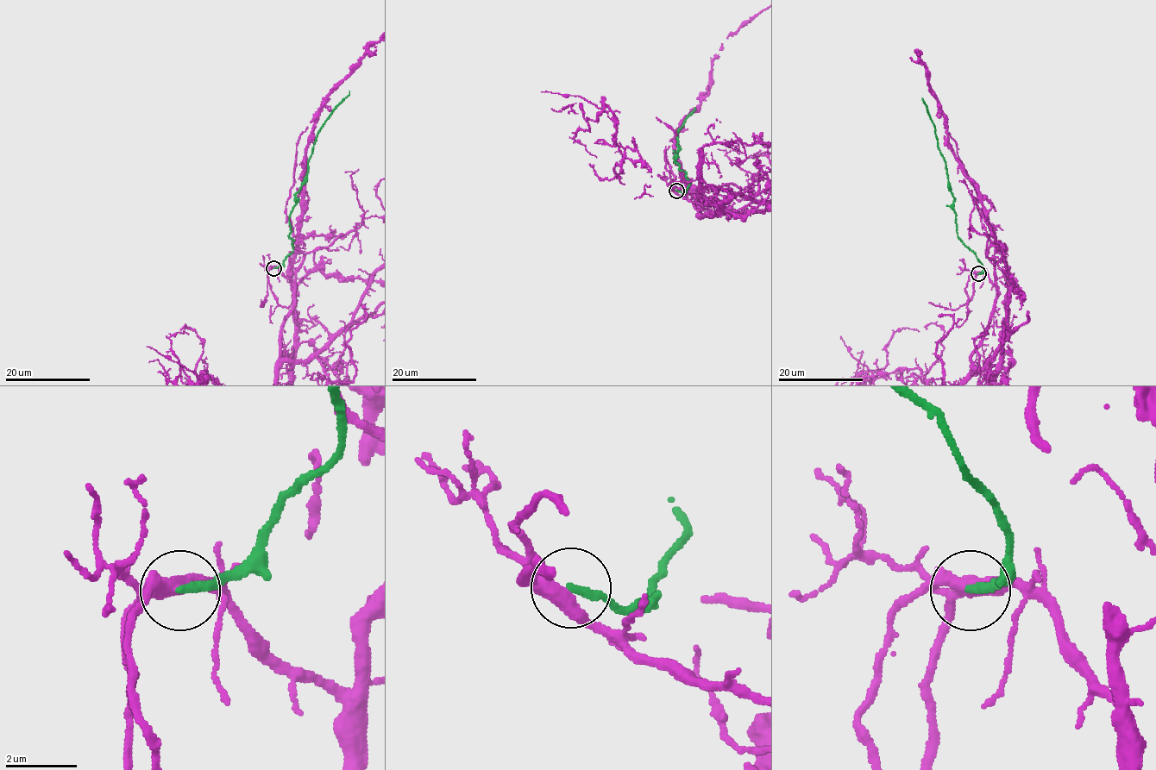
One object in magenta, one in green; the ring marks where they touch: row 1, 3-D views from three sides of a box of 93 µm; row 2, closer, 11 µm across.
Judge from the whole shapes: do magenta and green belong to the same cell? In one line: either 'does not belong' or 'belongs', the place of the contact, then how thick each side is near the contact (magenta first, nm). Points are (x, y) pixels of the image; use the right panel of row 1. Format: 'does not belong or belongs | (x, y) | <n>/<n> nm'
does not belong | (978, 273) | 420/240 nm

